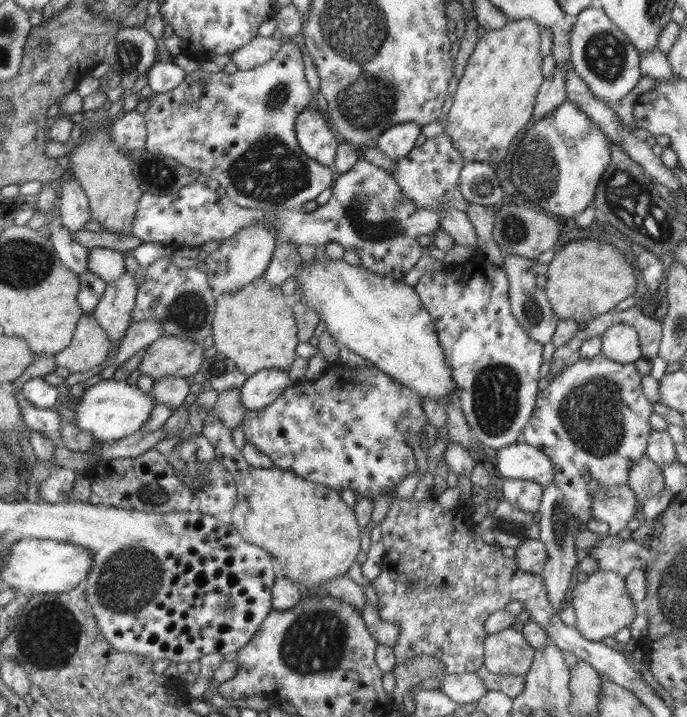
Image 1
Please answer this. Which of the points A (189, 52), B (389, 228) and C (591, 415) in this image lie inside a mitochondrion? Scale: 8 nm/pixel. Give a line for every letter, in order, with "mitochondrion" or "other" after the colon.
A: other
B: mitochondrion
C: mitochondrion

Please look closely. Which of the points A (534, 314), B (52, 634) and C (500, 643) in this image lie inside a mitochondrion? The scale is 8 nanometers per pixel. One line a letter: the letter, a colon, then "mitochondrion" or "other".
A: mitochondrion
B: mitochondrion
C: other

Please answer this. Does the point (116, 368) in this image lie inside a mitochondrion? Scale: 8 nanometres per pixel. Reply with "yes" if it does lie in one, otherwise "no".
no

